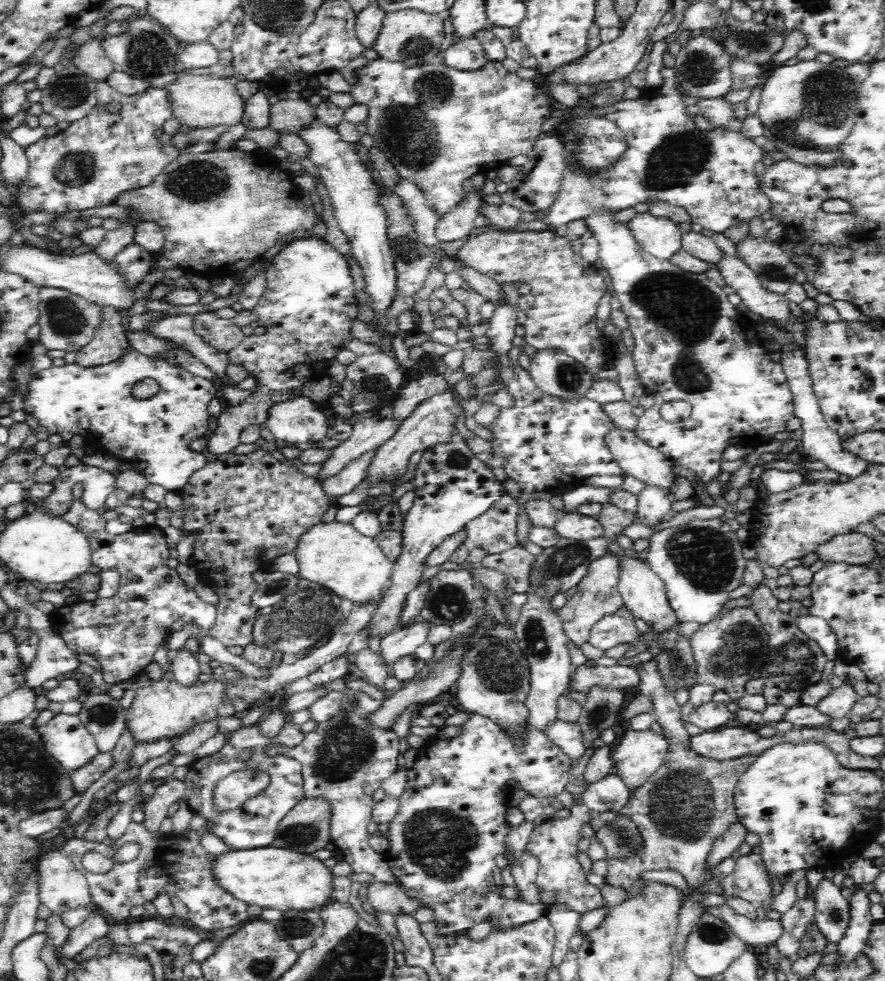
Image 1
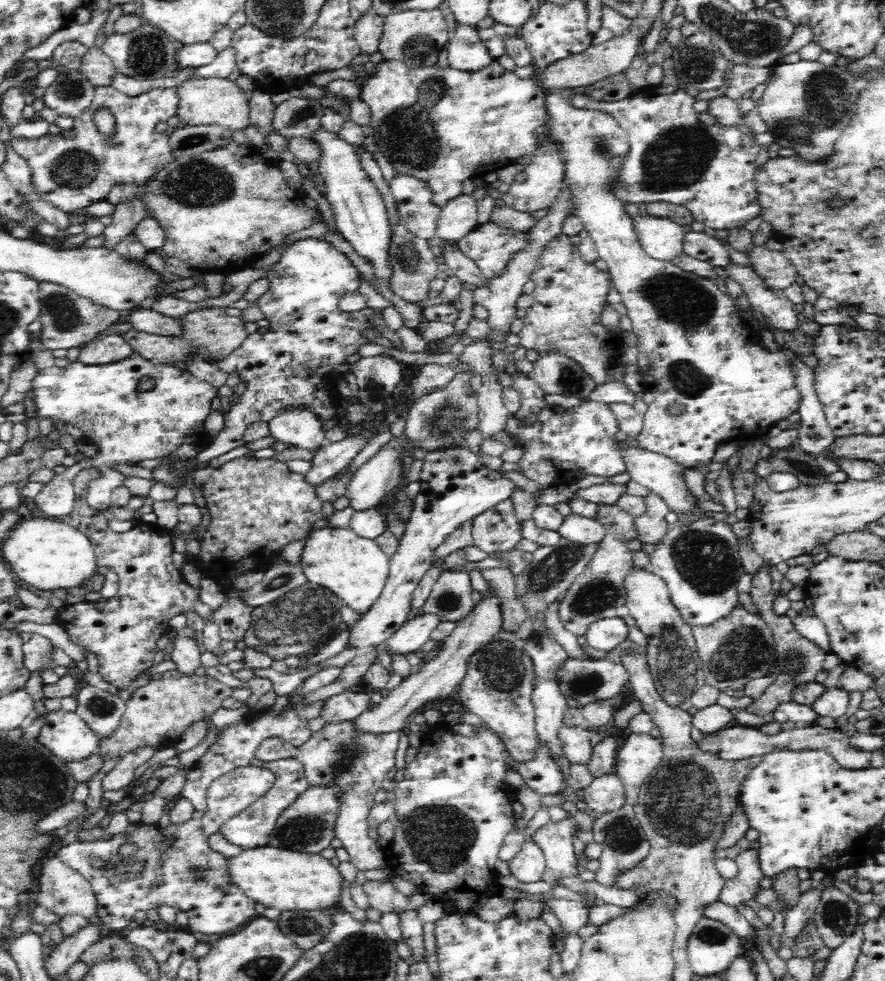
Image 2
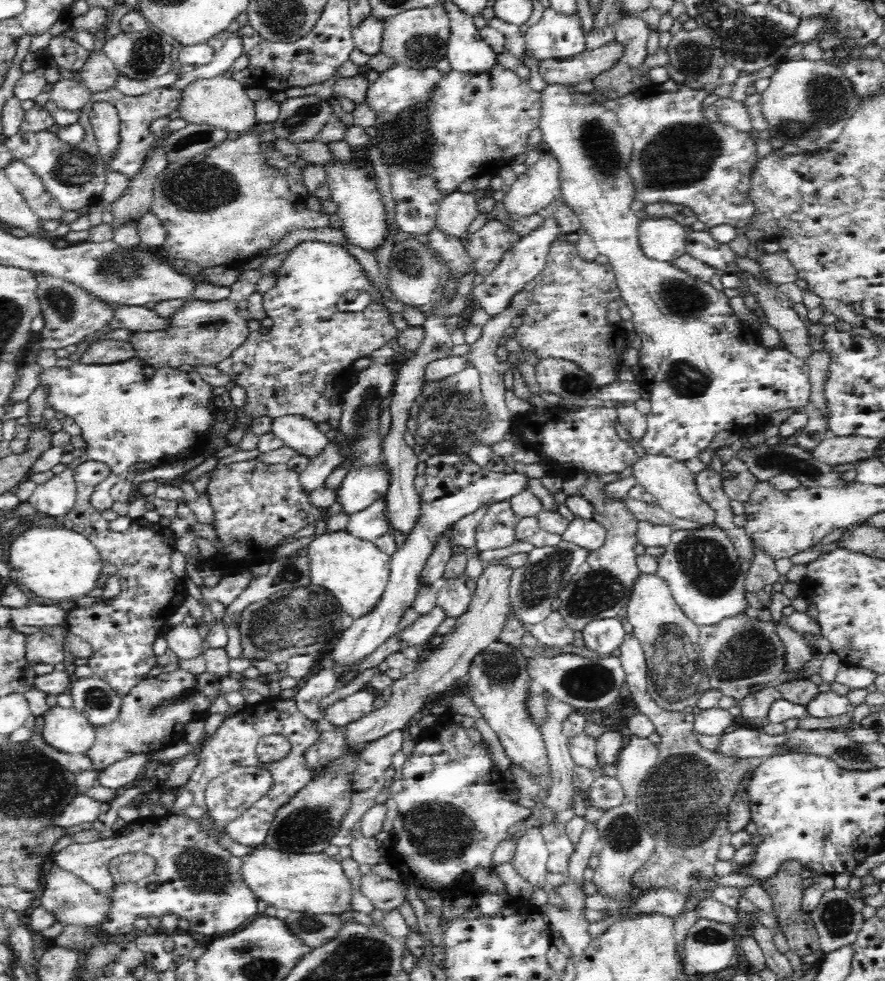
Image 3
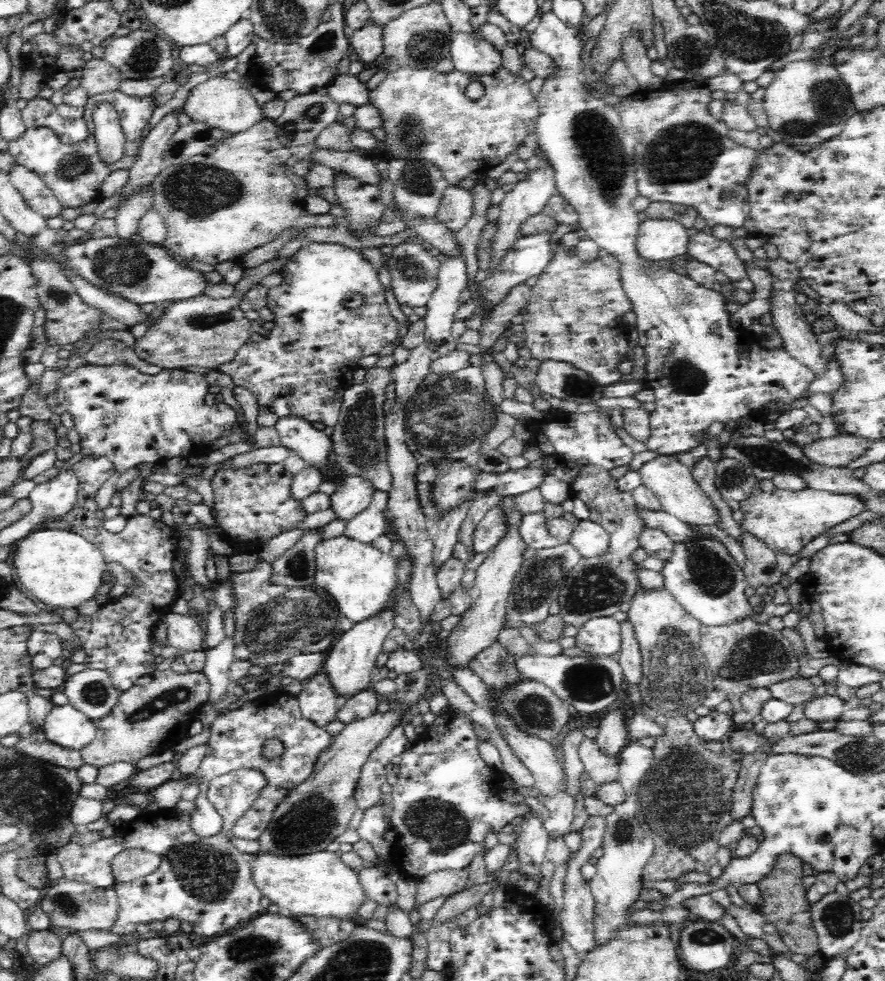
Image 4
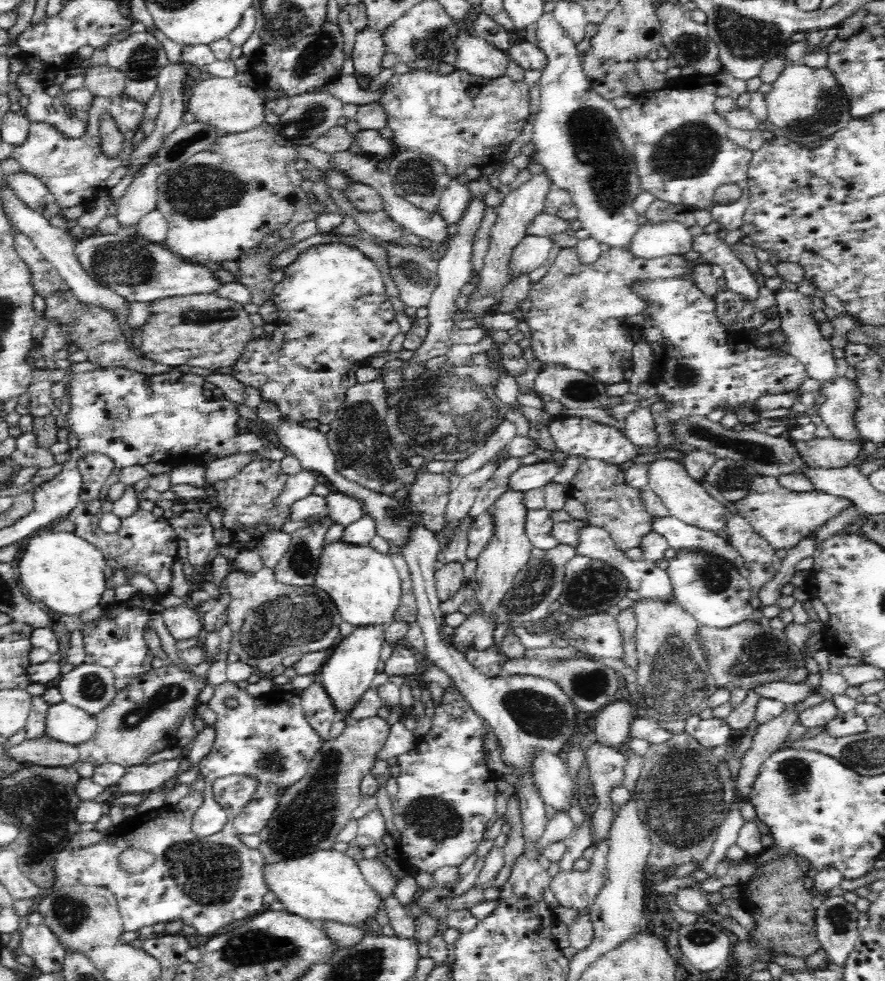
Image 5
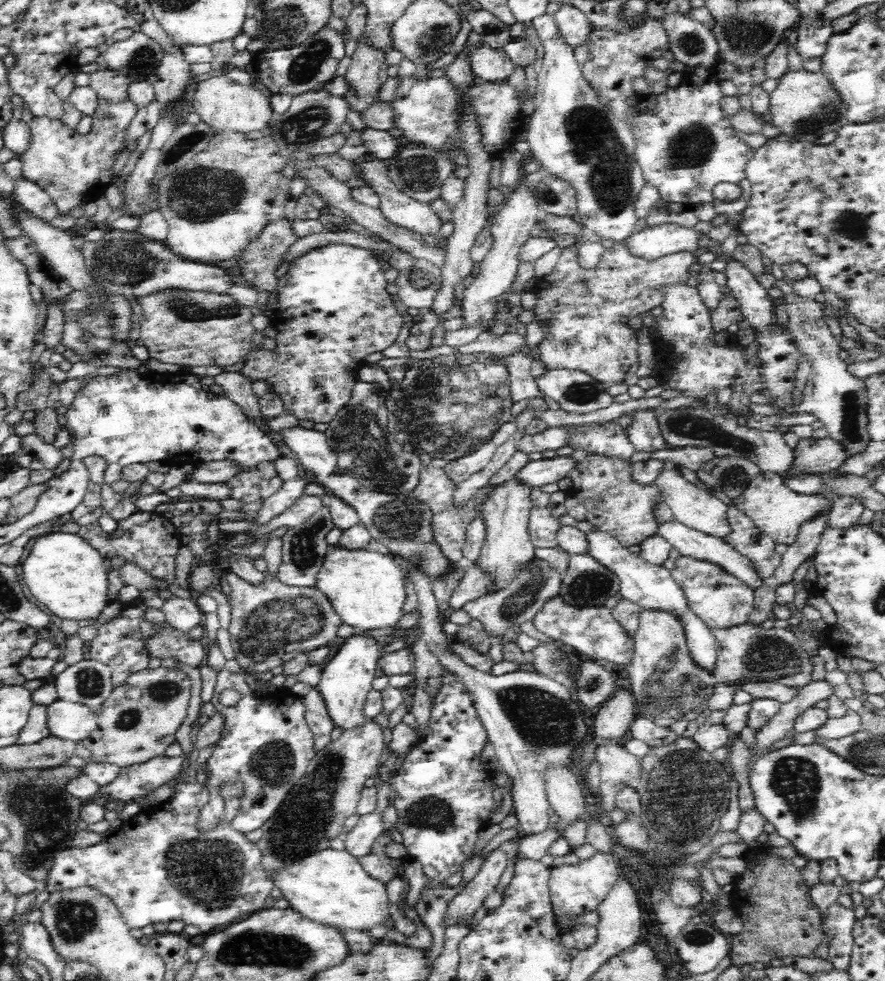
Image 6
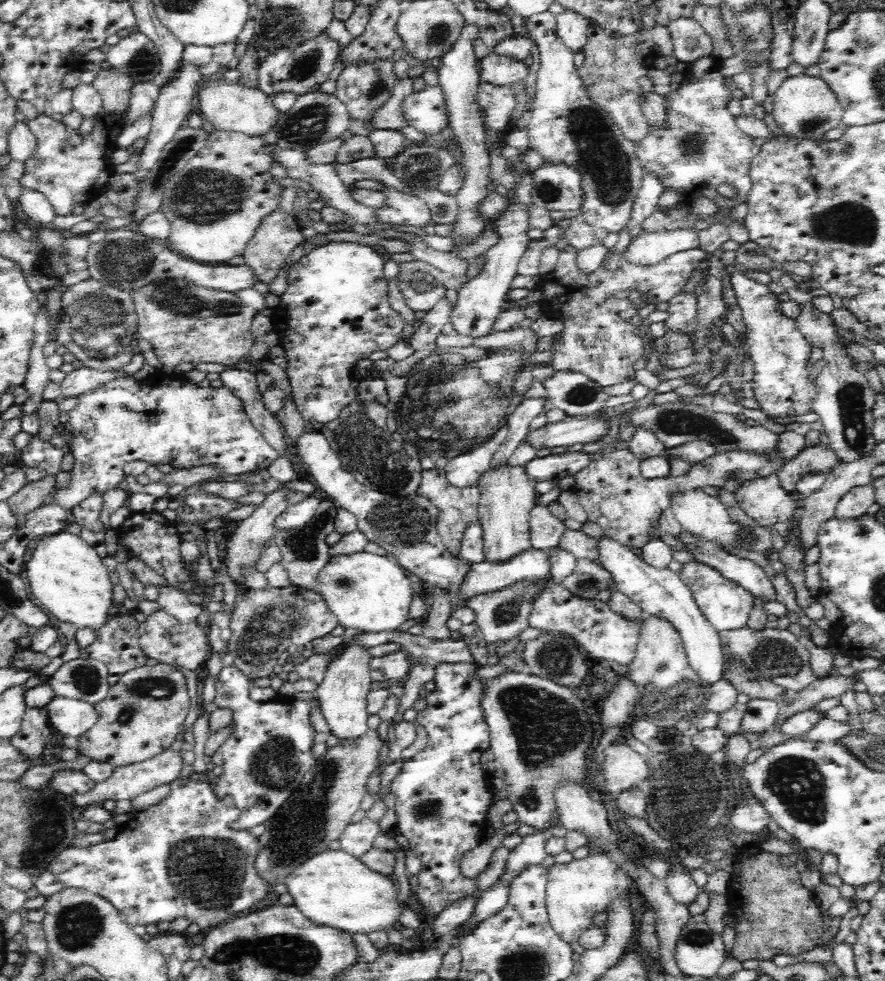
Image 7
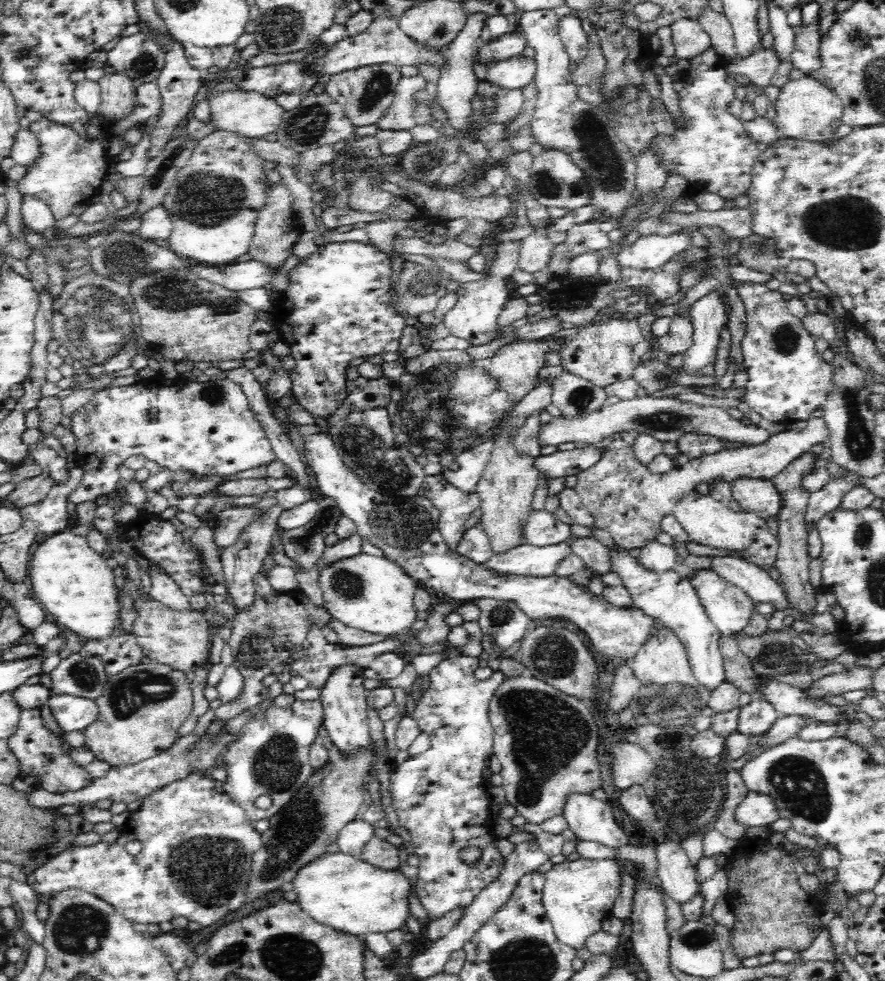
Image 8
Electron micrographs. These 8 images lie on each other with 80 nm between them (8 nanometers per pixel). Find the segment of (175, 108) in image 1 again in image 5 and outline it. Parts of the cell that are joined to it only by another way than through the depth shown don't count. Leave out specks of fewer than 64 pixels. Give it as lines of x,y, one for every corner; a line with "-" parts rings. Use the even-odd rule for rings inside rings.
203,76
192,88
192,96
188,100
188,111
203,123
214,126
220,132
239,133
258,128
264,121
265,100
260,98
257,87
247,86
232,78

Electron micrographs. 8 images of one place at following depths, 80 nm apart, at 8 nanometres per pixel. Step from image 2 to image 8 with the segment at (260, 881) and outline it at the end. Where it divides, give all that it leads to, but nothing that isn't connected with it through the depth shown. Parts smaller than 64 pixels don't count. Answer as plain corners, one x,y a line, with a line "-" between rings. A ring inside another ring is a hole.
342,851
335,853
324,853
318,858
308,862
298,870
294,876
293,890
297,894
297,904
301,906
304,913
308,914
320,925
347,934
363,937
369,933
386,933
392,930
399,930
405,926
410,914
408,896
412,892
410,880
402,873
402,870
380,869
359,857
351,854
344,854

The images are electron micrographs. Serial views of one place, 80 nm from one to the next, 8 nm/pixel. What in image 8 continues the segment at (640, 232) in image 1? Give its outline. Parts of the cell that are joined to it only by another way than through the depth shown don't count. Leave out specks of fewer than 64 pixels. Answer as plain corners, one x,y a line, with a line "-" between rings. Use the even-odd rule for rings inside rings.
690,234
640,237
631,246
622,247
617,255
619,266
654,270
691,247

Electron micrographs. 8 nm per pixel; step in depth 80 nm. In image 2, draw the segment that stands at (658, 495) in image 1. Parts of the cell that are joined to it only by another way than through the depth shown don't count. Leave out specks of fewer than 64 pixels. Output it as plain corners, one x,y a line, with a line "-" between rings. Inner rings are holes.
650,493
645,499
646,511
643,516
635,518
637,539
641,544
658,544
664,540
664,534
668,532
665,516
669,513
668,505
660,499
660,496

